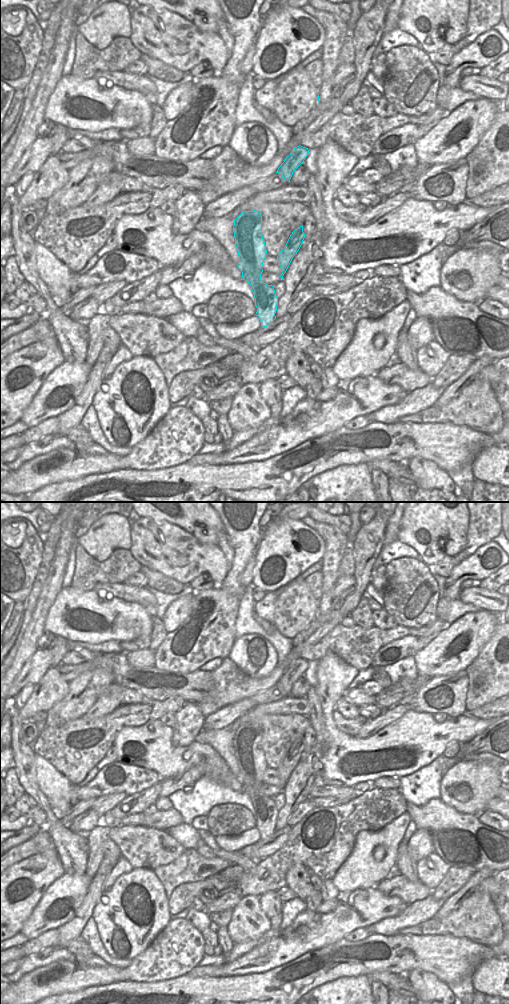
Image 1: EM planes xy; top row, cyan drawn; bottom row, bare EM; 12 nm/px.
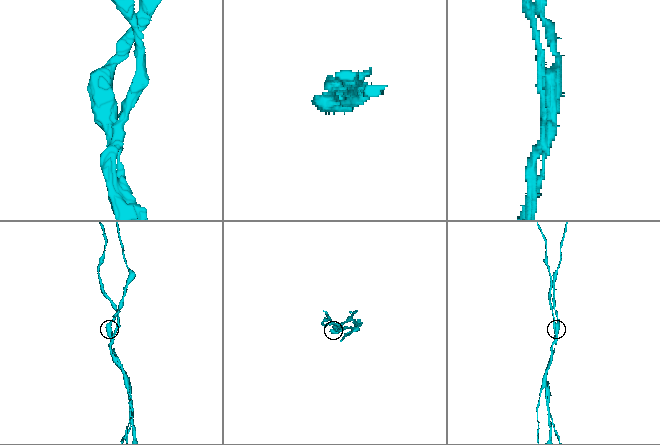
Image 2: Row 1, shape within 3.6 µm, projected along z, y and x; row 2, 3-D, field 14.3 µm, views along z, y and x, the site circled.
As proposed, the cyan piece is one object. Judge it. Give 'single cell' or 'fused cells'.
fused cells

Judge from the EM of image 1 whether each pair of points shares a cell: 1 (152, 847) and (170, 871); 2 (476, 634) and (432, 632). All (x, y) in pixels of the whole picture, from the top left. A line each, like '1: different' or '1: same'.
1: different
2: different

